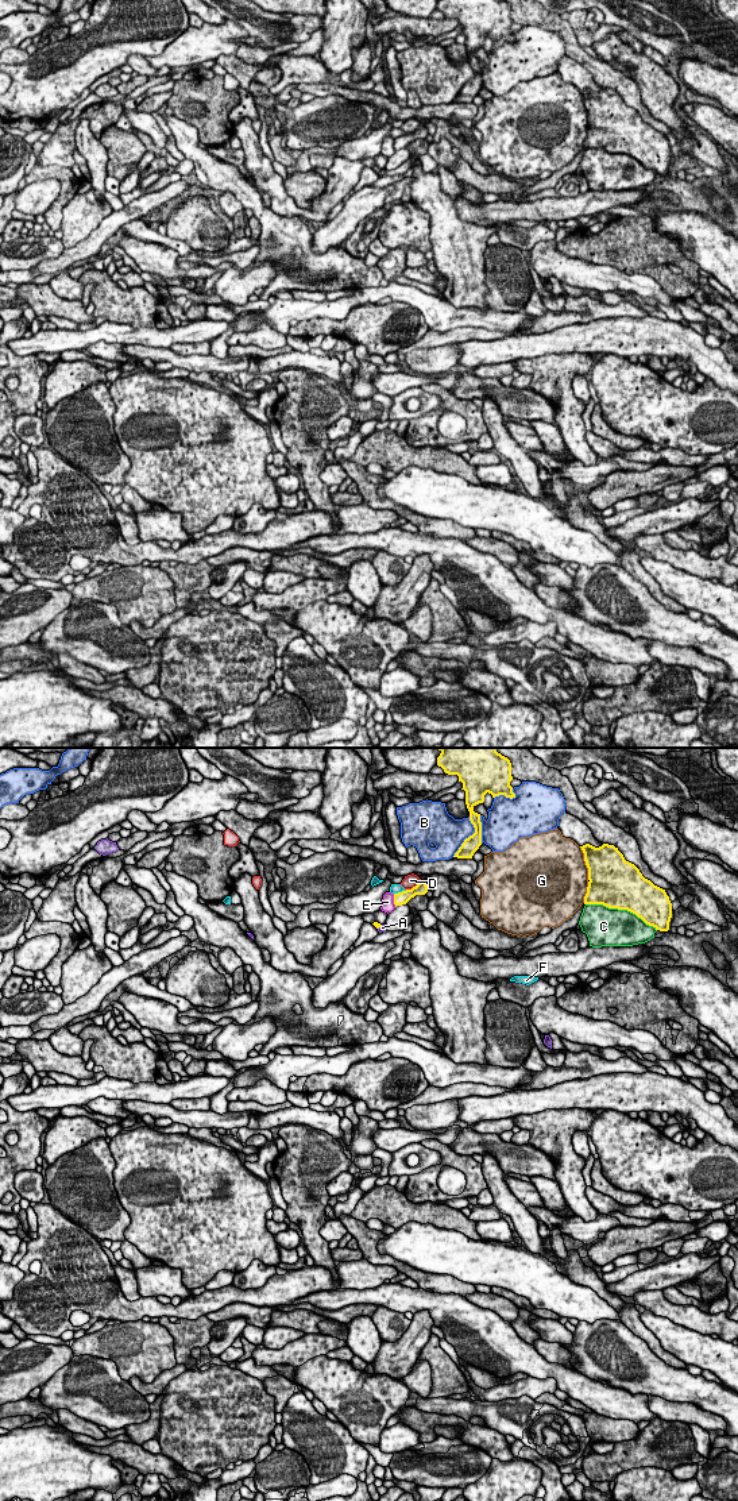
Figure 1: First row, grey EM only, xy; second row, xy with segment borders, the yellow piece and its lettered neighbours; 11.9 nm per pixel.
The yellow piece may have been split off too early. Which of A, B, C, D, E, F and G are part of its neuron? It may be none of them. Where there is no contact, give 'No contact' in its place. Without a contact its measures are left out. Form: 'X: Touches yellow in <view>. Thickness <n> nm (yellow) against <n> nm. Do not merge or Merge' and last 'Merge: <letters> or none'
A: Touches yellow in xy. Thickness 70 nm (yellow) against 70 nm. Do not merge
B: Touches yellow in xy. Thickness 190 nm (yellow) against 380 nm. Do not merge
C: Touches yellow in xy. Thickness 500 nm (yellow) against 440 nm. Do not merge
D: Touches yellow in xy. Thickness 160 nm (yellow) against 160 nm. Do not merge
E: Touches yellow in xy. Thickness 160 nm (yellow) against 160 nm. Do not merge
F: Touches yellow in xy. Thickness 160 nm (yellow) against 120 nm. Do not merge
G: Touches yellow in xy. Thickness 460 nm (yellow) against 480 nm. Do not merge
Merge: none

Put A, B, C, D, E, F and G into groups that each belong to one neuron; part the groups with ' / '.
A B / C / D / E / F / G

